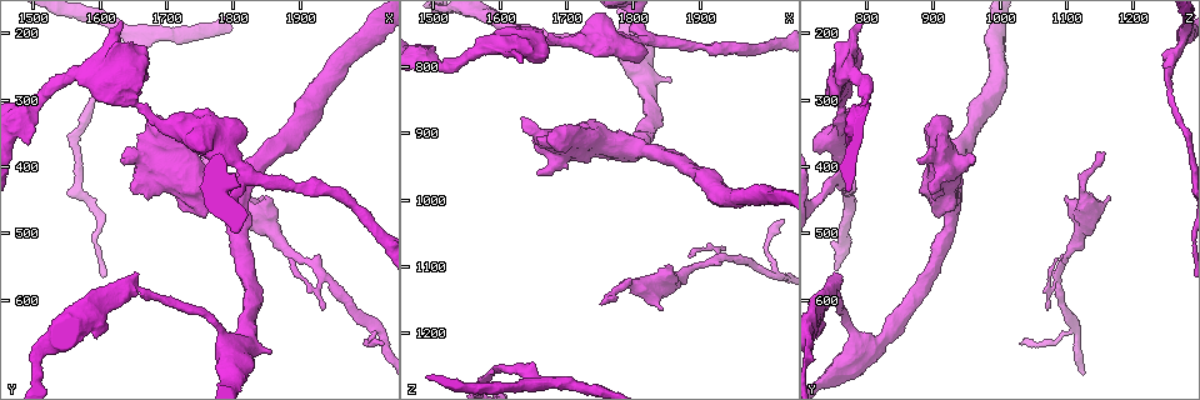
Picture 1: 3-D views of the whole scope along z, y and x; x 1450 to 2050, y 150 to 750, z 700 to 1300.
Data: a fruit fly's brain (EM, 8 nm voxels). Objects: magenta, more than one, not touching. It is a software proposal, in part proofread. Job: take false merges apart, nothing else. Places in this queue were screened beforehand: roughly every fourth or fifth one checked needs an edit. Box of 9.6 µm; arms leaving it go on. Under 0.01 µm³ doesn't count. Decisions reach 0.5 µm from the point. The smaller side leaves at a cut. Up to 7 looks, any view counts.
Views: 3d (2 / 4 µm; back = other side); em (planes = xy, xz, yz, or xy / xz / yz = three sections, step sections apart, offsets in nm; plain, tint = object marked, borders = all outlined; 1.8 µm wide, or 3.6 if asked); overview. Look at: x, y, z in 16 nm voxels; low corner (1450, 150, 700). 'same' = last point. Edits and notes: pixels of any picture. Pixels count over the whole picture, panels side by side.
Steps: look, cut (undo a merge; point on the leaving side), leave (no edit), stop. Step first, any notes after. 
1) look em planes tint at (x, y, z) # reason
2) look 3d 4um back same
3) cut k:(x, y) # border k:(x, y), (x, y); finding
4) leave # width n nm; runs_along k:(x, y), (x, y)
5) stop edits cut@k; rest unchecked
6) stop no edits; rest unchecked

look em 3.6um planes tint at (1640, 285, 760) # thick turns thin

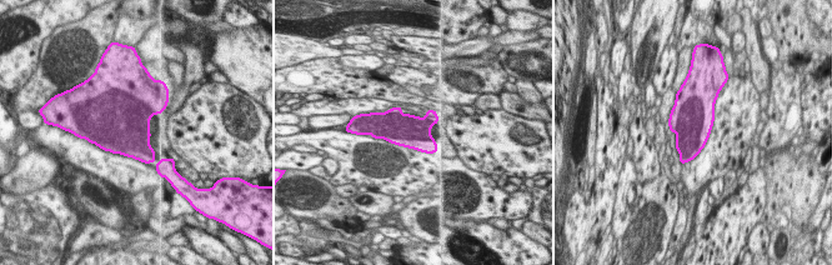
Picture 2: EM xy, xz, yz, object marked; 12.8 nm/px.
leave # width 420 nm; continuous, no second cell

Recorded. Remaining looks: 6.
look 3d 4um at (1820, 400, 765) # branch point

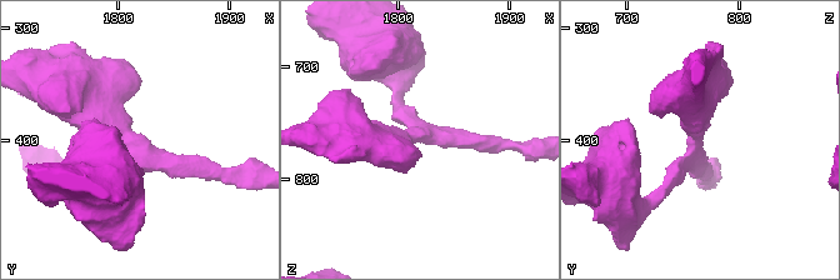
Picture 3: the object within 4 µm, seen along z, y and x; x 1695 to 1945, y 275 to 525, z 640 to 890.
look em planes borders at (1816, 402, 762) # arms 3; arm_widths 220, 280, 420 nm

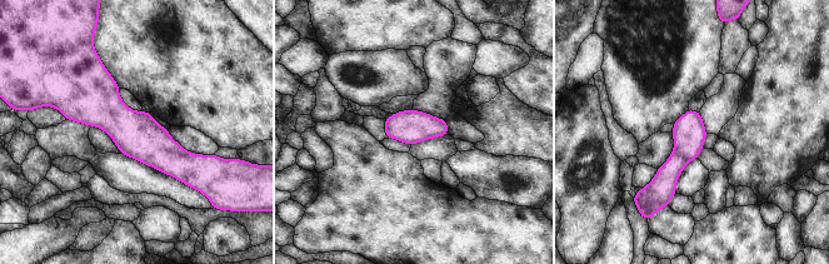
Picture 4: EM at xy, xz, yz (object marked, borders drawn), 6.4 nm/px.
leave # width 220 nm; continuous, no second cell

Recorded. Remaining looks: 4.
look em xy step 8 tint at (2005, 630, 1110) # abrupt turn

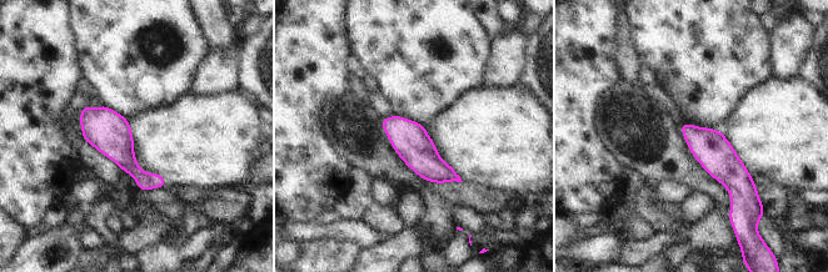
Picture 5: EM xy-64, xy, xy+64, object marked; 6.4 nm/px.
leave # all the same cell

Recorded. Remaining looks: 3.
stop no edits; rest unchecked

